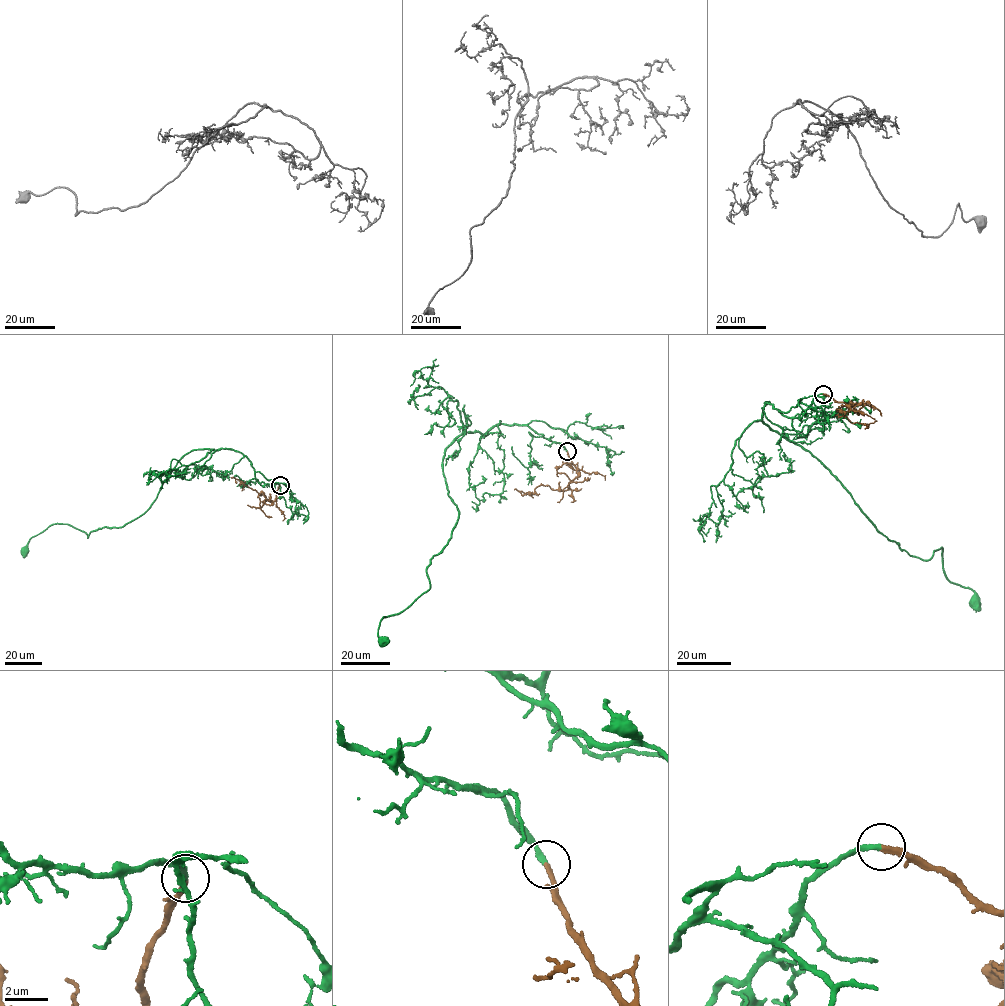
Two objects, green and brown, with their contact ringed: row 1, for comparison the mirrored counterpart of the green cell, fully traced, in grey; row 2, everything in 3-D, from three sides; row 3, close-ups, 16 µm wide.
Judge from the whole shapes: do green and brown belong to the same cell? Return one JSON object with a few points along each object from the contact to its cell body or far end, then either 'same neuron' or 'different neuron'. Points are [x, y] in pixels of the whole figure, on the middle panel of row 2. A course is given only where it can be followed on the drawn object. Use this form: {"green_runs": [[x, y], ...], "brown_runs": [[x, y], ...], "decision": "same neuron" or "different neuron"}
{"green_runs": [[567, 451], [516, 424], [455, 439], [442, 466], [456, 526], [426, 567], [430, 587], [381, 620], [384, 641]], "brown_runs": [[567, 451], [578, 475], [568, 483], [569, 488], [561, 491], [542, 485], [533, 493], [525, 493]], "decision": "same neuron"}

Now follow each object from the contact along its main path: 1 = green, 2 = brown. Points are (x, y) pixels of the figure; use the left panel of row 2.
1: (280, 485), (258, 482), (250, 461), (232, 449), (195, 450), (134, 520), (87, 537), (54, 523), (25, 551)
2: (280, 485), (269, 505), (265, 503), (265, 495), (236, 479), (236, 482)

